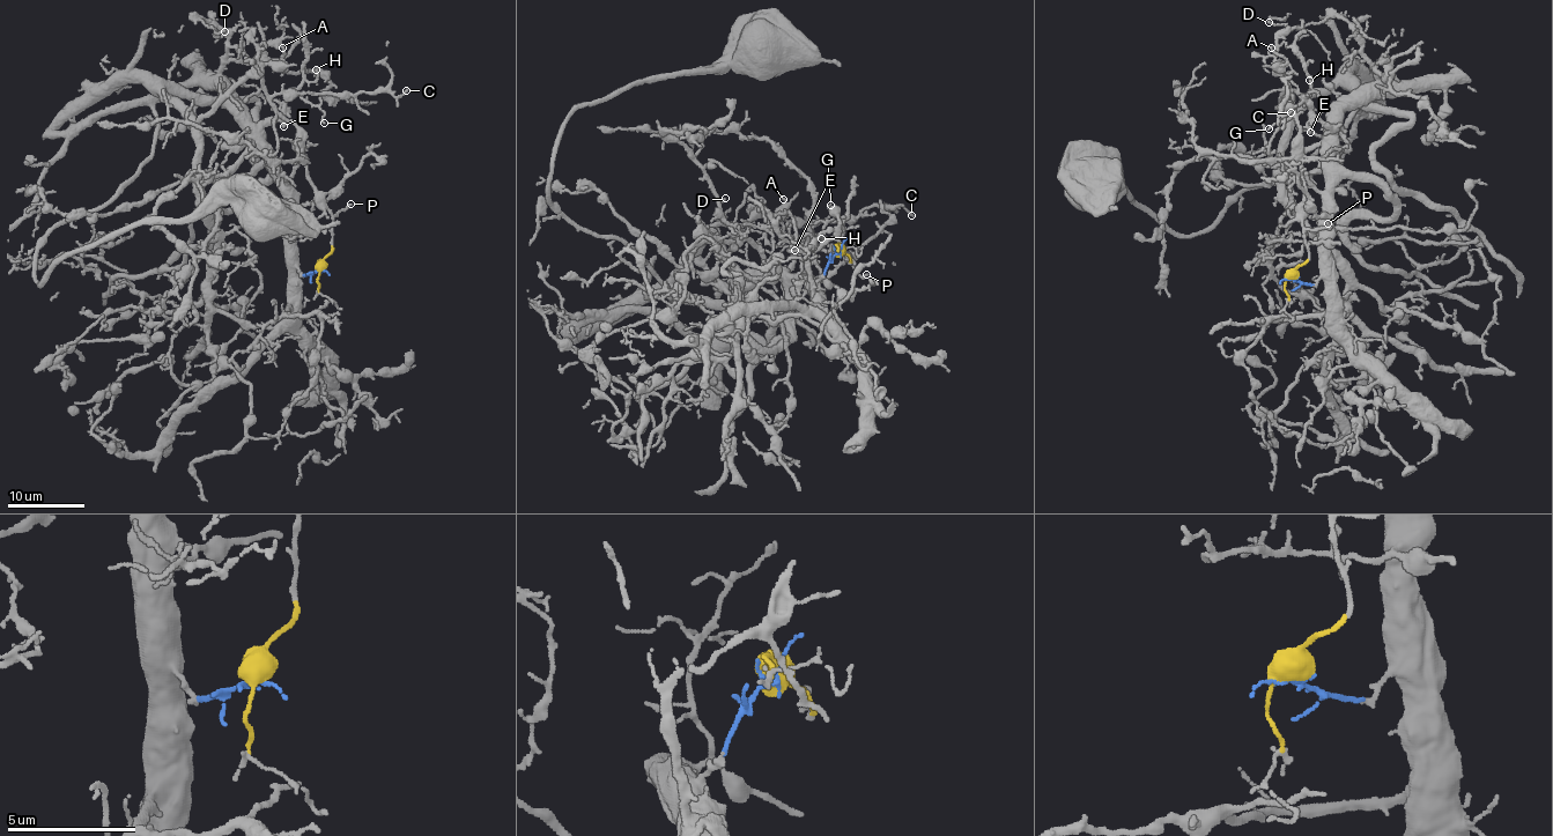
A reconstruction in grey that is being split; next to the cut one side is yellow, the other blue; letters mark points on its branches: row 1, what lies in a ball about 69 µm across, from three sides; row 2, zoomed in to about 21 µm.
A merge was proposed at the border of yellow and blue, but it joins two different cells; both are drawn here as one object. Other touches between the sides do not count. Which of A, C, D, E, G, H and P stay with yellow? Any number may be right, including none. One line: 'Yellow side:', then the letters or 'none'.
Yellow side: A, C, P

